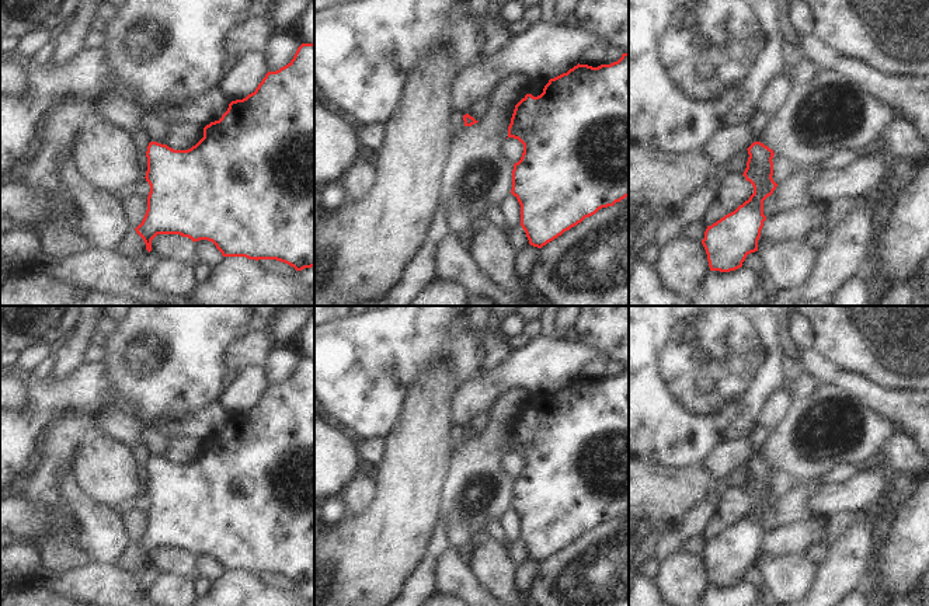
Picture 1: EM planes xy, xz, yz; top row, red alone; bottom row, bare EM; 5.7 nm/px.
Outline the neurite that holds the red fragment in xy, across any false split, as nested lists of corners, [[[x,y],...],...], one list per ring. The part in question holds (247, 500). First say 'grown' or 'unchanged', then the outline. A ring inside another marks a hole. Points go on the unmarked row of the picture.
unchanged; [[[302,358],[293,373],[276,386],[268,386],[254,407],[229,418],[219,435],[203,442],[203,452],[188,464],[174,464],[167,459],[150,456],[146,466],[146,495],[150,499],[147,525],[142,537],[135,543],[143,553],[146,564],[152,565],[152,554],[157,548],[180,548],[191,553],[212,556],[223,571],[246,571],[248,574],[276,574],[296,585],[314,581],[314,358]]]

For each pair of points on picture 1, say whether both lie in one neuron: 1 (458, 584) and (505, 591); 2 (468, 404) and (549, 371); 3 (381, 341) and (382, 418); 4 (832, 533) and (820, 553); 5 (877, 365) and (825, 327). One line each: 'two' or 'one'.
1: two
2: one
3: one
4: one
5: one

